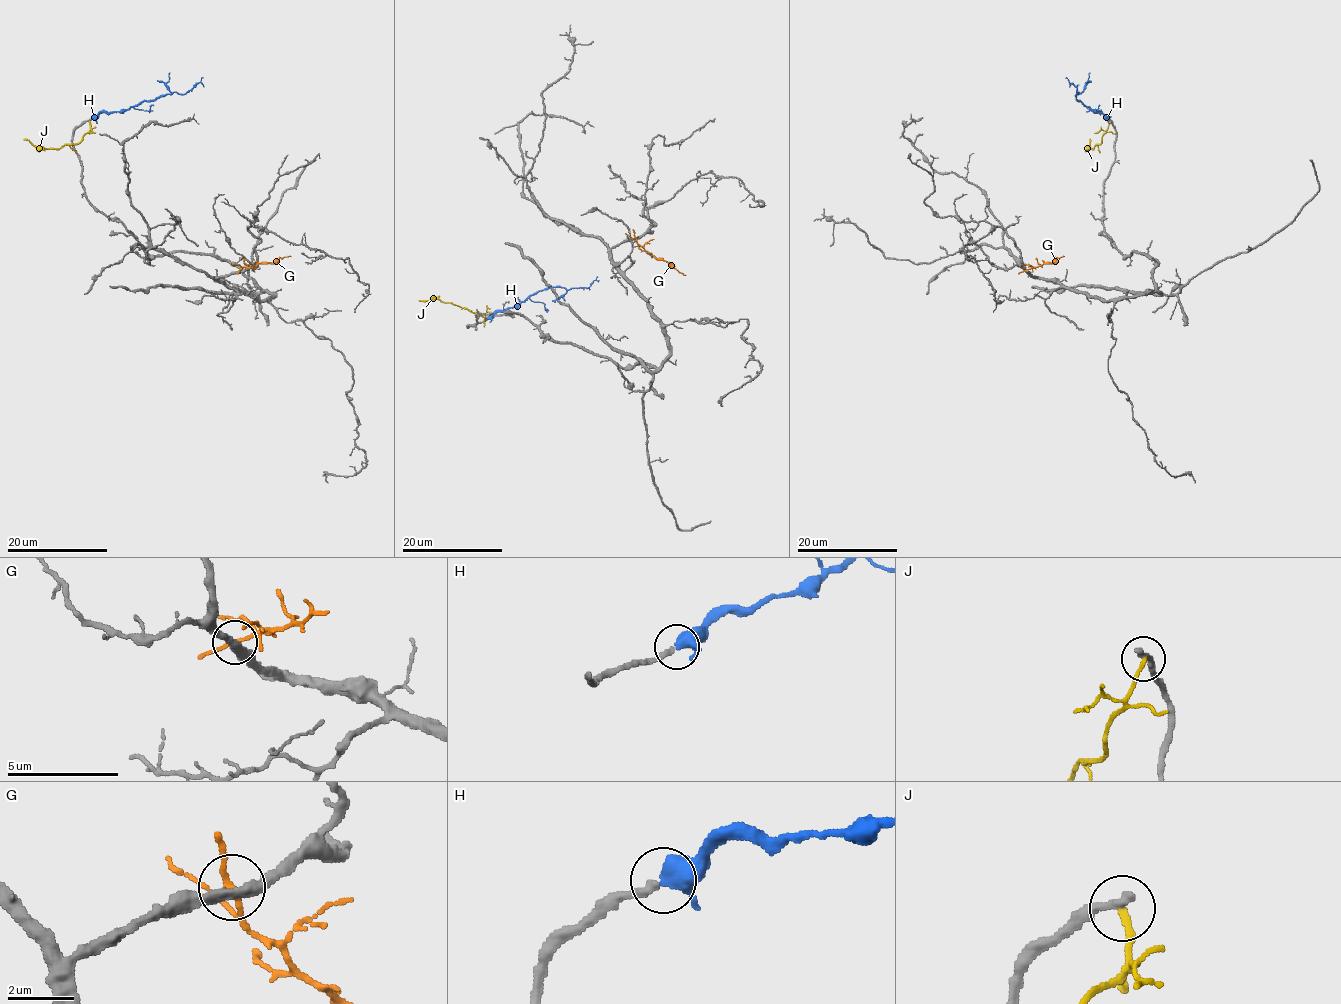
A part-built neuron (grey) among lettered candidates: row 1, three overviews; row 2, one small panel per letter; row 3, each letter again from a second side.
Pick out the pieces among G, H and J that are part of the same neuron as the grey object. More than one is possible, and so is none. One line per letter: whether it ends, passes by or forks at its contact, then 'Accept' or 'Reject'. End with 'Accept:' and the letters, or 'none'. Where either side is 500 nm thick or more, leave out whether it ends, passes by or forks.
G: It forks there. Reject
H: It forks there. Accept
J: It ends there. Reject
Accept: H

